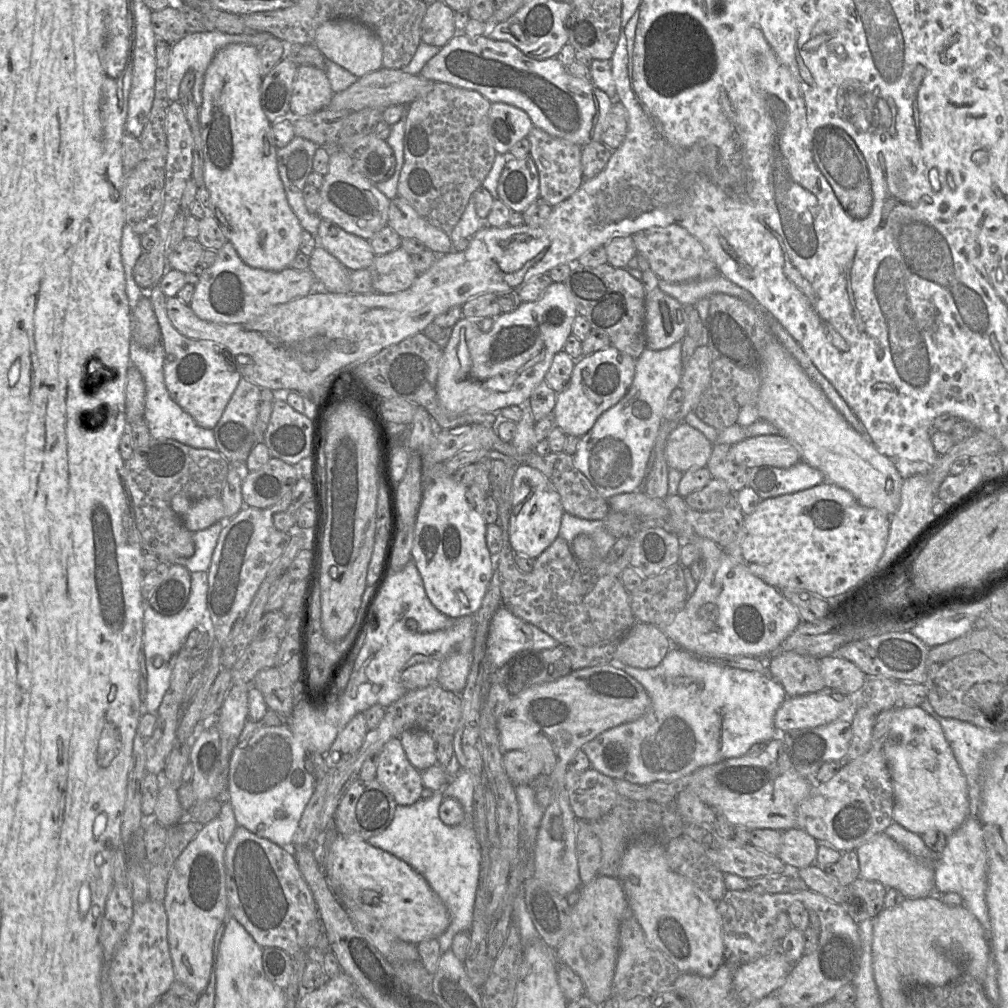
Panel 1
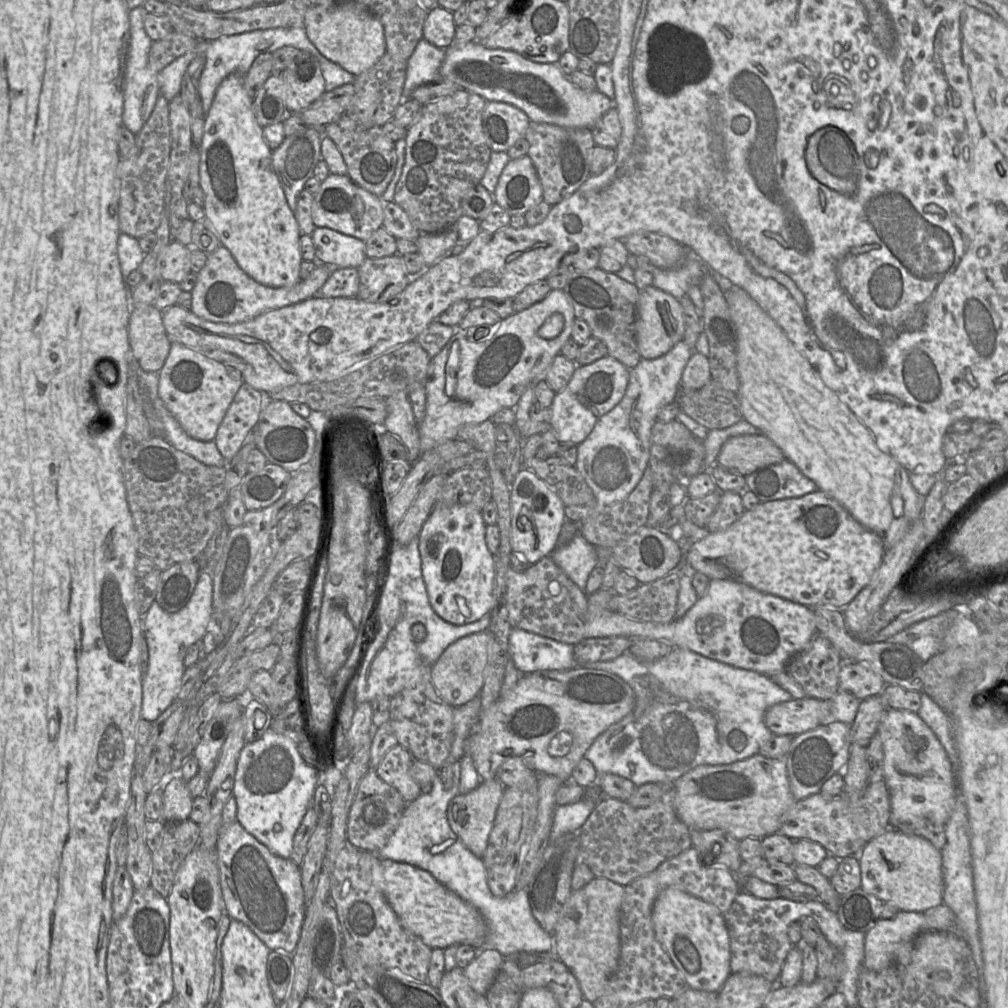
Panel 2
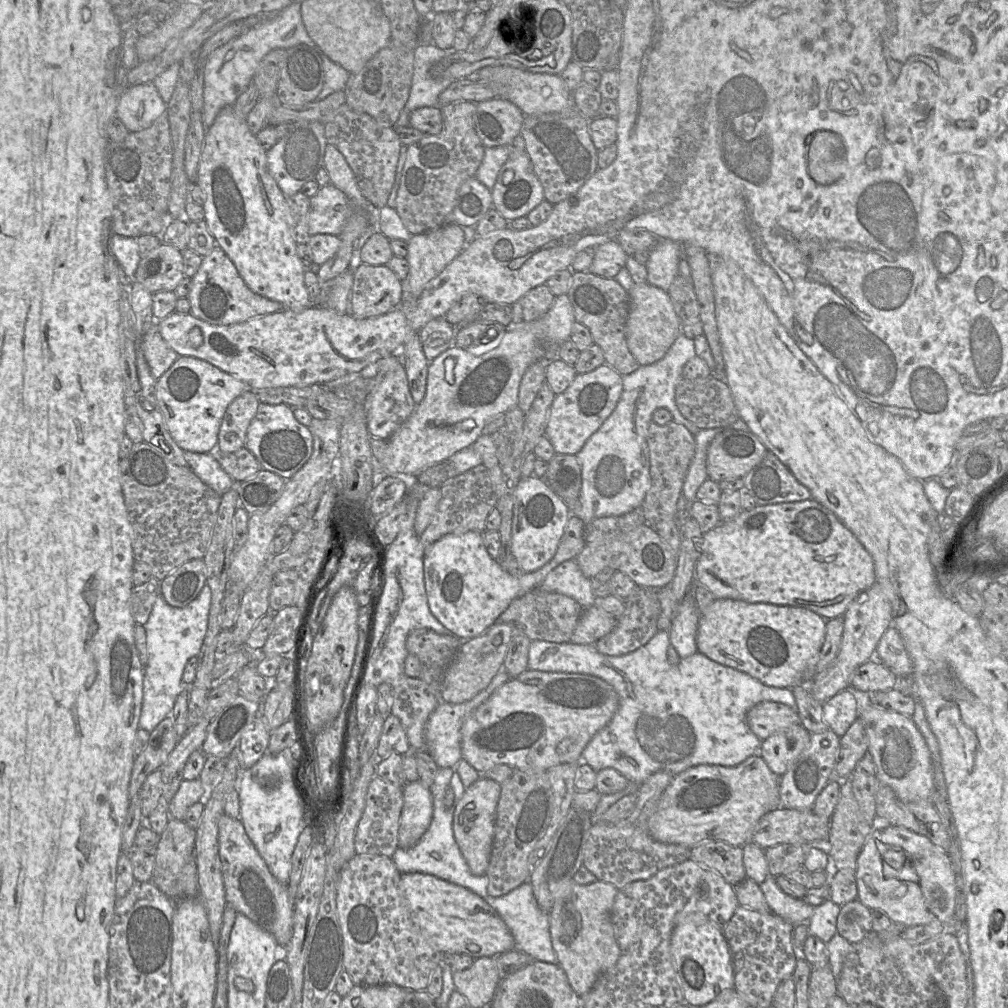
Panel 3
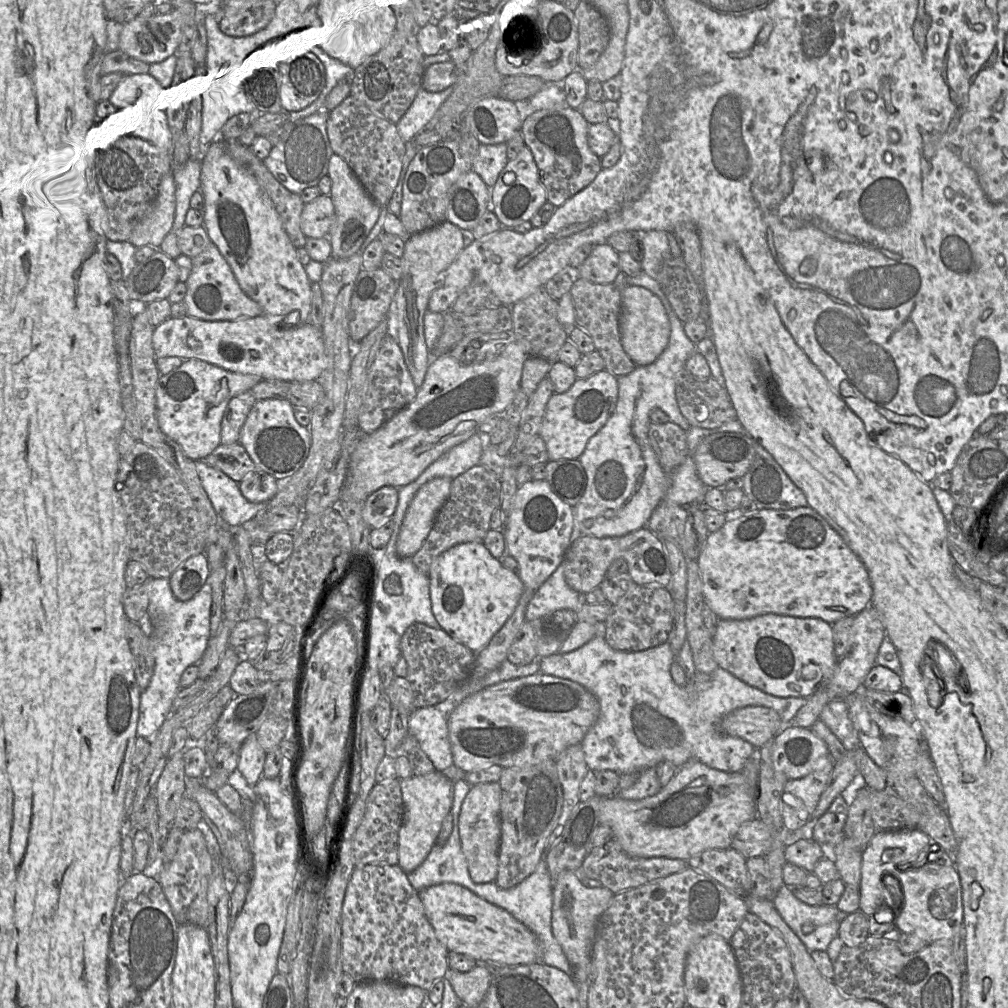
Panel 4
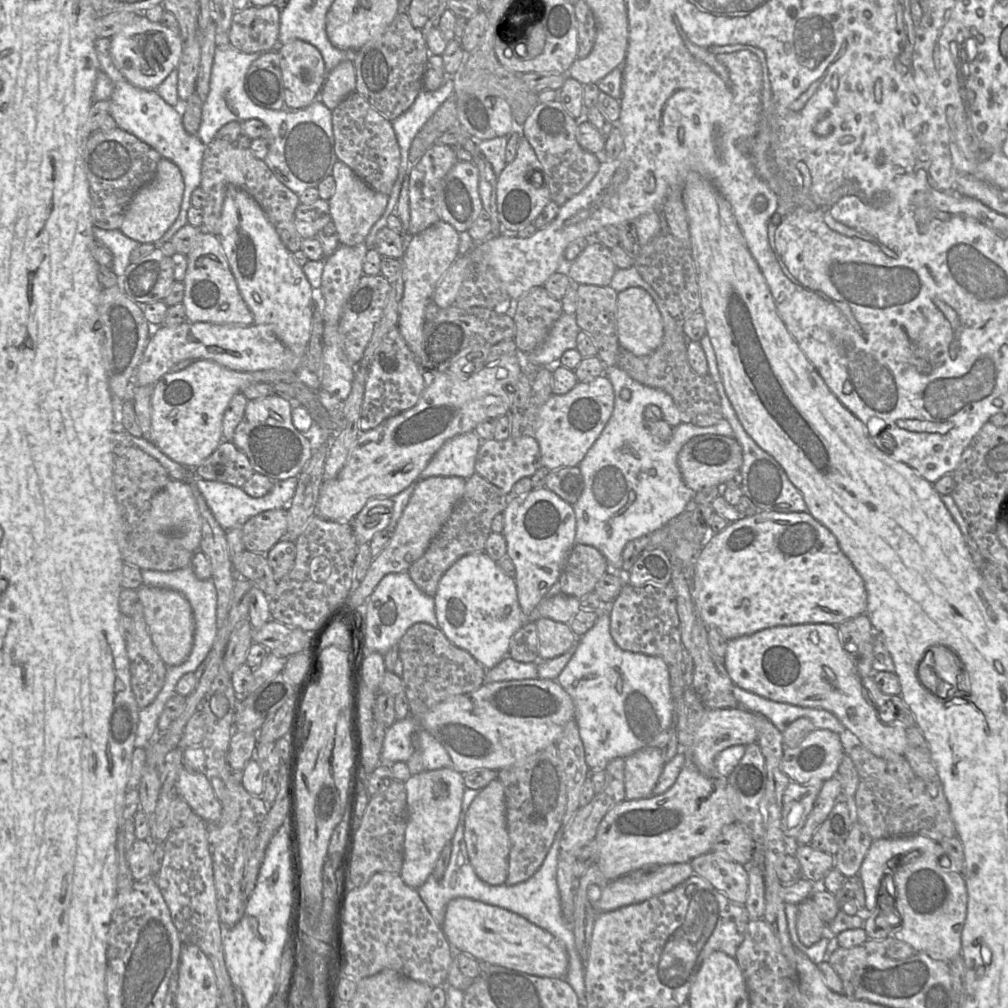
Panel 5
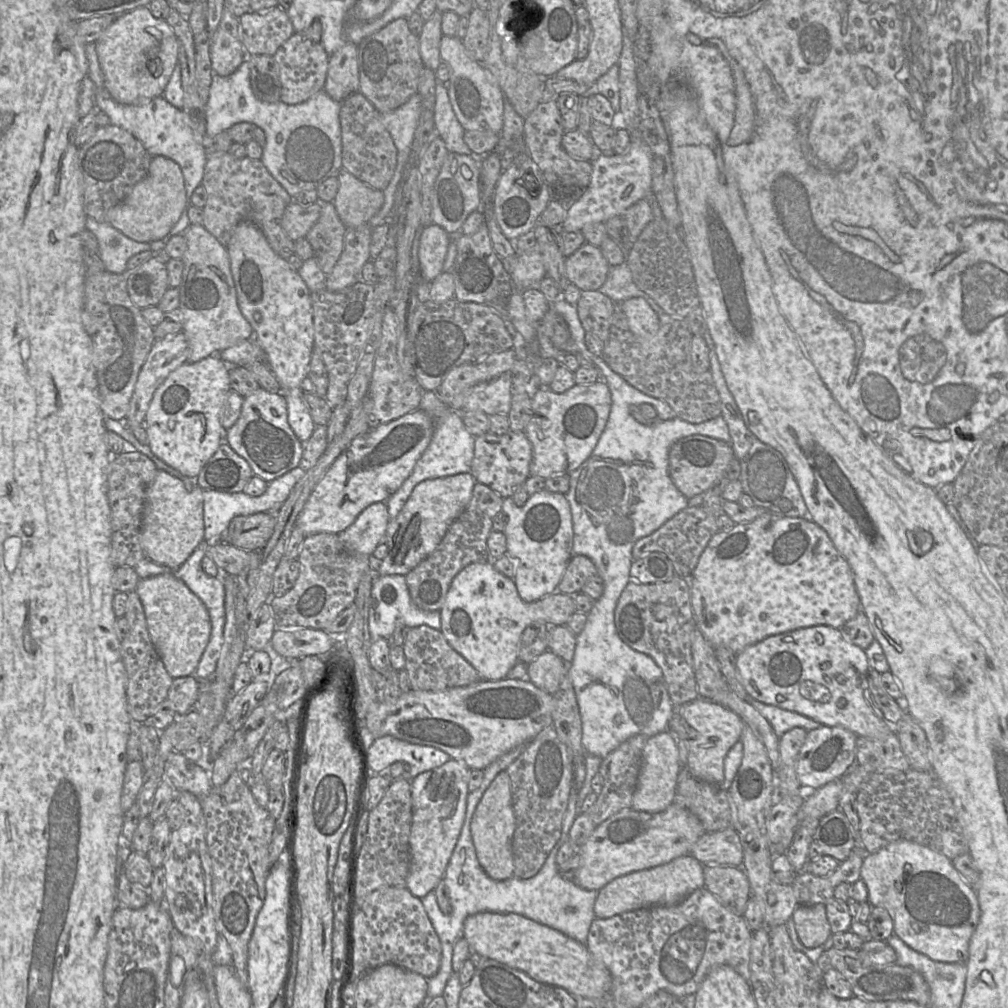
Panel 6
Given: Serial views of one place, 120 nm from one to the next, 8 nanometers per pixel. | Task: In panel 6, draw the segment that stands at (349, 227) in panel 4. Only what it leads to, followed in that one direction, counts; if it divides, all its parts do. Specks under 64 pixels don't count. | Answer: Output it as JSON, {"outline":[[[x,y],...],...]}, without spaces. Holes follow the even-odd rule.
{"outline":[[[344,168],[337,178],[339,188],[333,204],[341,221],[346,227],[368,223],[384,203],[383,191],[370,187]]]}

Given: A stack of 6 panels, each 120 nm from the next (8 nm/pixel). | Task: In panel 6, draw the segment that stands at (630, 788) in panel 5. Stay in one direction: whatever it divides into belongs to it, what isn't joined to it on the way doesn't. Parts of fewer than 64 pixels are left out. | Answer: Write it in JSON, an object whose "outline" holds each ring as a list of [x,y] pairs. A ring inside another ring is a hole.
{"outline":[[[666,730],[649,737],[643,749],[641,769],[632,799],[632,809],[658,813],[674,804],[681,767],[677,738],[673,733]]]}

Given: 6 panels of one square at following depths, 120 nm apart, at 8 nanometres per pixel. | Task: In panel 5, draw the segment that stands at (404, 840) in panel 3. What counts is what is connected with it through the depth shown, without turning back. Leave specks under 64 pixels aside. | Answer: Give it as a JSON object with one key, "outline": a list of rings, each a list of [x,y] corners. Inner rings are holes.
{"outline":[[[452,766],[423,770],[411,775],[404,785],[407,795],[407,824],[400,876],[408,886],[417,889],[432,873],[441,850],[455,833],[466,787],[463,774]]]}

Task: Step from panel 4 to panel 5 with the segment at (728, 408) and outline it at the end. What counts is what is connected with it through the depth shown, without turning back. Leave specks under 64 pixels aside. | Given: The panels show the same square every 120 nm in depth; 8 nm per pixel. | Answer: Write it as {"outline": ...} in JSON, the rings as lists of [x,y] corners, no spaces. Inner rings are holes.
{"outline":[[[680,325],[680,332],[664,332],[662,343],[650,355],[635,356],[620,347],[616,366],[642,385],[663,390],[669,394],[682,423],[698,427],[712,426],[723,419],[721,399],[711,376],[698,375],[691,369],[687,358],[688,342]]]}

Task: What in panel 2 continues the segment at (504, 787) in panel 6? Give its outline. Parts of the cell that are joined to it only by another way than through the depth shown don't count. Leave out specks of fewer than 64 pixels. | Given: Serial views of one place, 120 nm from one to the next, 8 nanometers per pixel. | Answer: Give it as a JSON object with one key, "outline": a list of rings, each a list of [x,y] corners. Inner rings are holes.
{"outline":[[[497,779],[480,781],[472,791],[452,798],[447,807],[447,819],[451,829],[462,843],[479,858],[483,858],[486,851],[503,792],[504,786]]]}

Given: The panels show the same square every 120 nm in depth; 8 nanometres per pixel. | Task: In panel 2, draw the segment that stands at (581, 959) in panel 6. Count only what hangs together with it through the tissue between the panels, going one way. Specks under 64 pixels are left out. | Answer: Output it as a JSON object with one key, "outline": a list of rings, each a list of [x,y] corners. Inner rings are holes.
{"outline":[[[381,859],[384,895],[403,926],[430,948],[484,945],[486,923],[479,911],[437,881],[428,871],[404,862]]]}

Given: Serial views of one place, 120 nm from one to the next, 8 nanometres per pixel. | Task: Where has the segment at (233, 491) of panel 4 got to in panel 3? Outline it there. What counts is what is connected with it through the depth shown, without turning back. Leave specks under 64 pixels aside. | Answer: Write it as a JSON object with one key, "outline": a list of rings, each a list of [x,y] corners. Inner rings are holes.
{"outline":[[[185,451],[185,458],[192,471],[219,495],[222,496],[237,484],[212,453]]]}

